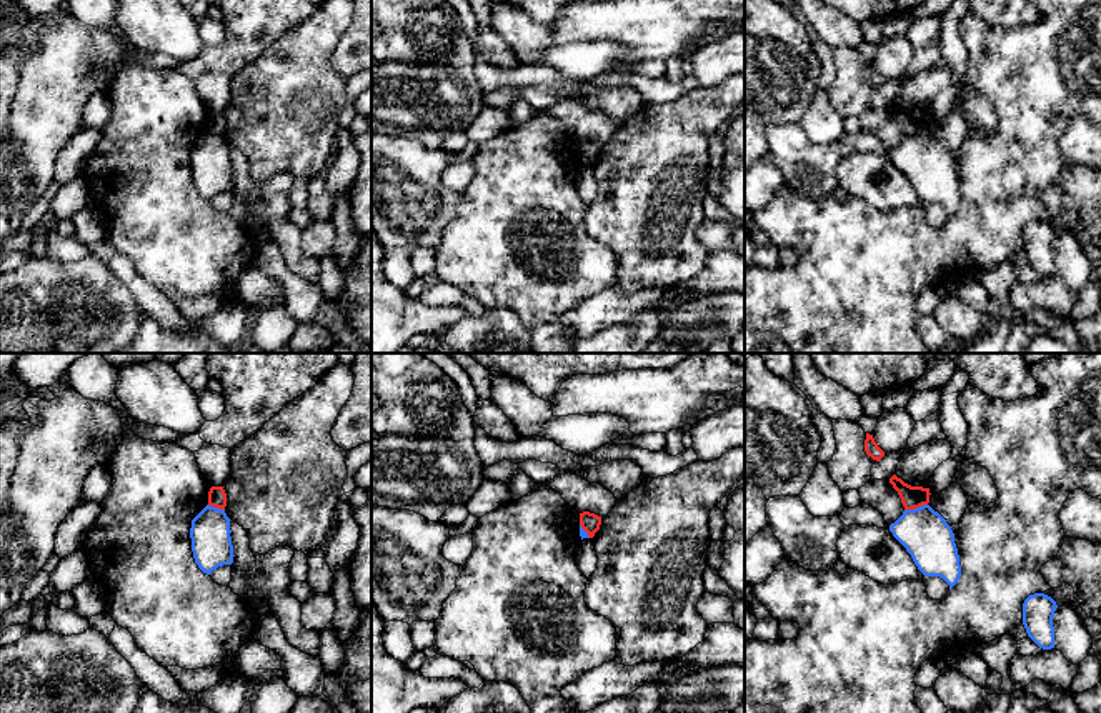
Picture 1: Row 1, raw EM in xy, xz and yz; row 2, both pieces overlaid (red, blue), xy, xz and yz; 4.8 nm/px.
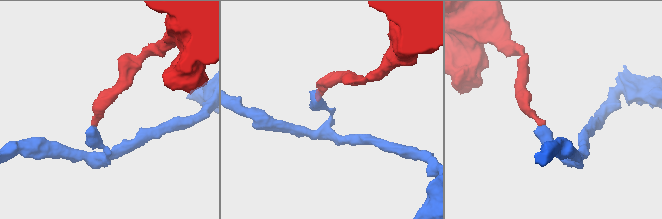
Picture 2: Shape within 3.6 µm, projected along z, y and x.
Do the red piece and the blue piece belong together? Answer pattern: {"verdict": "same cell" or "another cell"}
{"verdict": "another cell"}

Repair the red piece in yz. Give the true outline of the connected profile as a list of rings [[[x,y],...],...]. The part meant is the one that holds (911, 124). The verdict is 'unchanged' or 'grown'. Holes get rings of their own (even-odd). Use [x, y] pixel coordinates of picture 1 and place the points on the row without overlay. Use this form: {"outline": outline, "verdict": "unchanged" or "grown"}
{"outline": [[[896,102],[889,105],[889,110],[898,118],[904,137],[914,137],[929,130],[929,115],[911,113]]], "verdict": "unchanged"}

